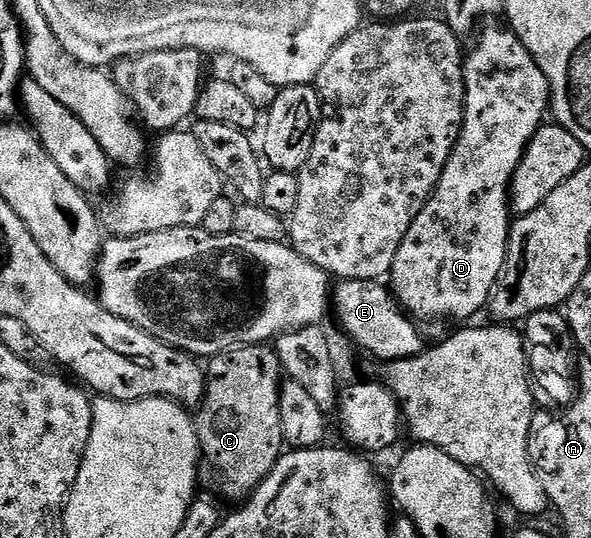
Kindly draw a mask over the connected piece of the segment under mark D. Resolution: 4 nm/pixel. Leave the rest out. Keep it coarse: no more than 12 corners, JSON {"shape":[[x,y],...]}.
{"shape":[[509,27],[465,53],[466,113],[388,277],[414,318],[473,321],[550,83]]}

